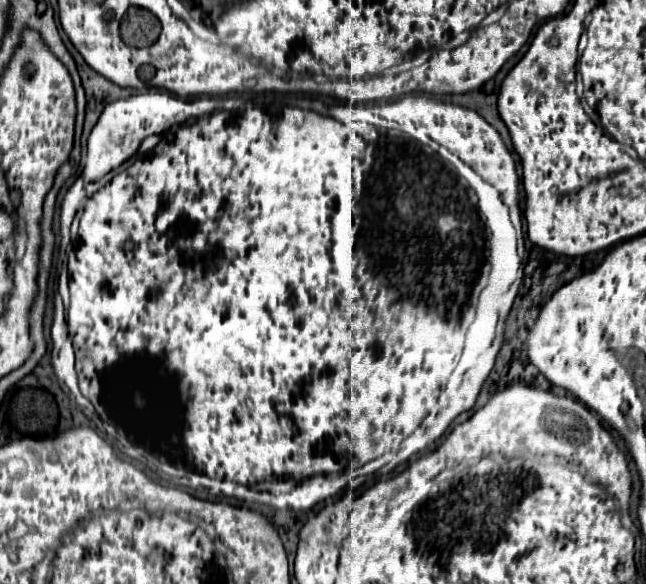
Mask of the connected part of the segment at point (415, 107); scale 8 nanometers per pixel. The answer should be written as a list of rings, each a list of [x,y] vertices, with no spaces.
[[[415,95],[399,99],[397,105],[399,105],[397,113],[401,113],[401,123],[415,121],[415,125],[423,125],[433,141],[437,141],[439,145],[447,147],[451,153],[461,157],[461,161],[471,165],[479,177],[483,177],[489,185],[493,185],[501,193],[503,203],[519,203],[519,177],[515,171],[515,159],[501,141],[497,129],[489,125],[477,111],[471,111],[455,103],[443,103],[439,99],[415,97]]]

